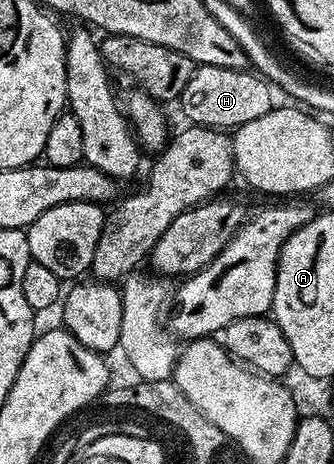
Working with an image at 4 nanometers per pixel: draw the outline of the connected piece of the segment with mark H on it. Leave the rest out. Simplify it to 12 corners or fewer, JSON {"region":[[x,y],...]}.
{"region":[[194,67],[188,123],[235,130],[275,107],[256,71]]}

